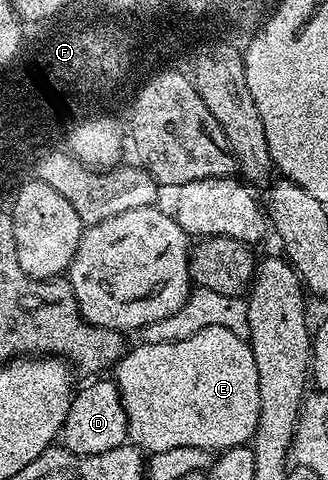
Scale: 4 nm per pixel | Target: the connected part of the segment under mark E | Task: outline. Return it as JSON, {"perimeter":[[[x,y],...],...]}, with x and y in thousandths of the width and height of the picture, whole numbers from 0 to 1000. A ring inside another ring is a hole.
{"perimeter":[[[628,681],[579,706],[543,706],[540,710],[509,710],[506,715],[457,715],[442,719],[418,715],[415,721],[393,725],[381,733],[378,746],[354,754],[348,763],[348,792],[354,804],[366,808],[366,829],[384,856],[390,875],[390,919],[448,940],[454,946],[482,940],[518,940],[530,931],[567,931],[570,935],[628,935],[637,940],[680,940],[707,935],[716,927],[756,927],[768,908],[780,904],[787,890],[787,865],[793,863],[793,825],[787,823],[787,765],[774,765],[774,740],[768,721],[756,717],[747,704],[713,698],[689,681]]]}

